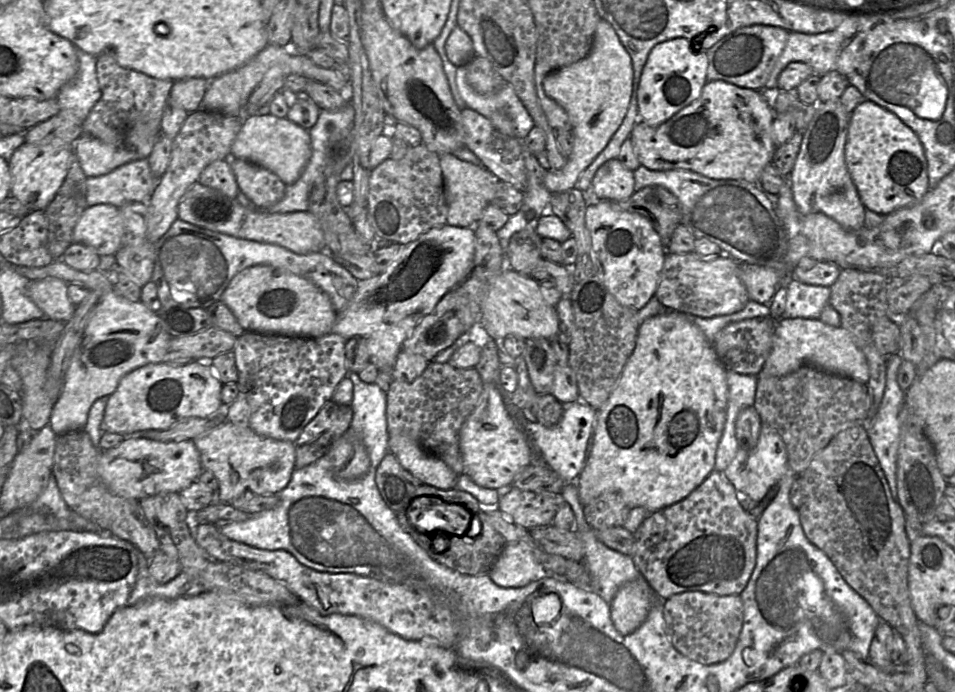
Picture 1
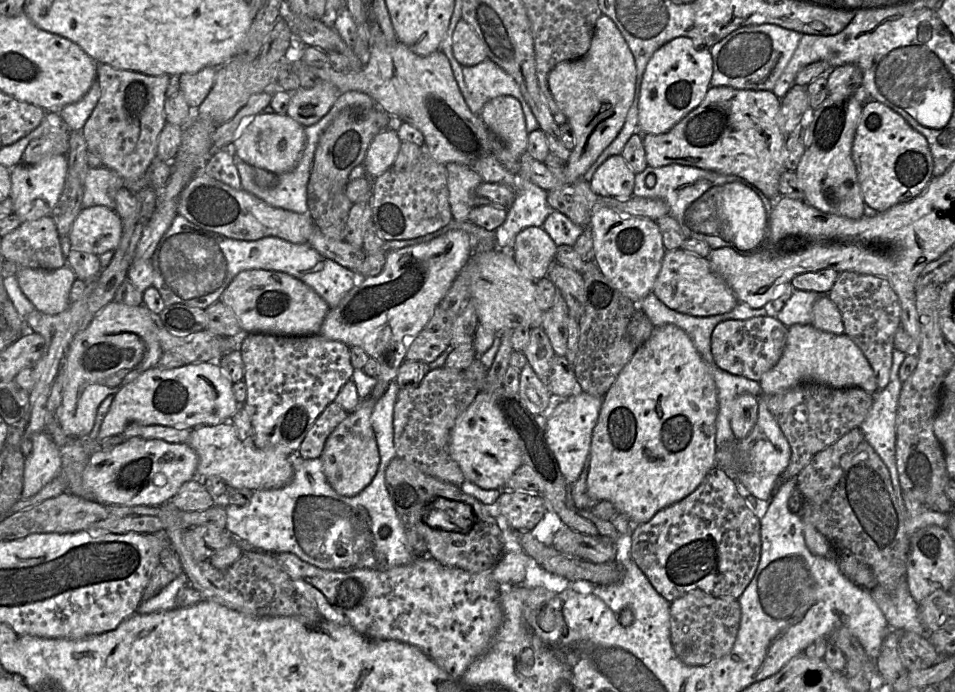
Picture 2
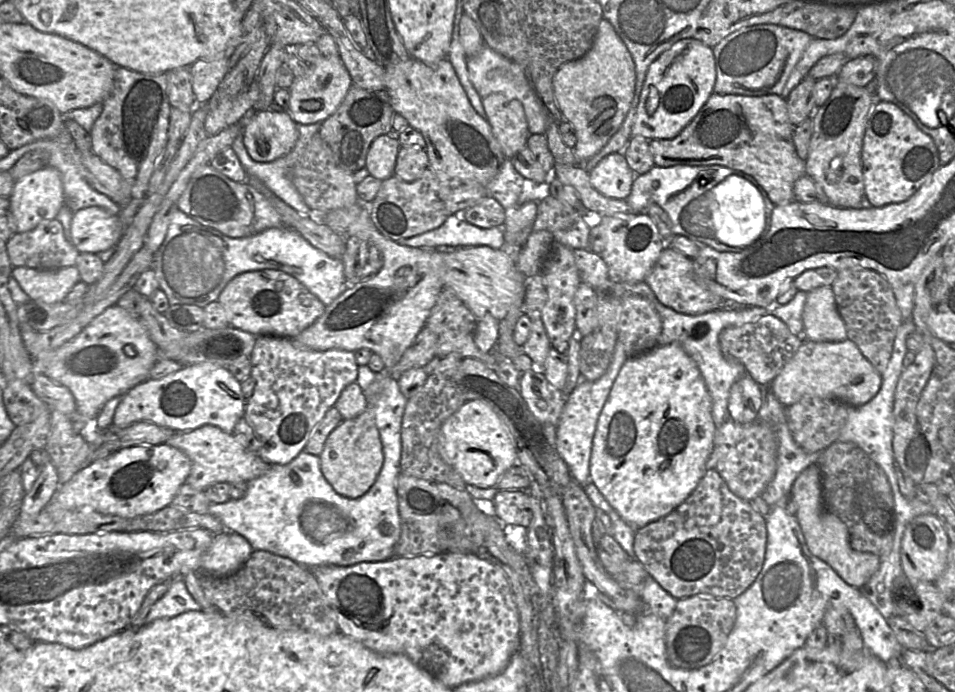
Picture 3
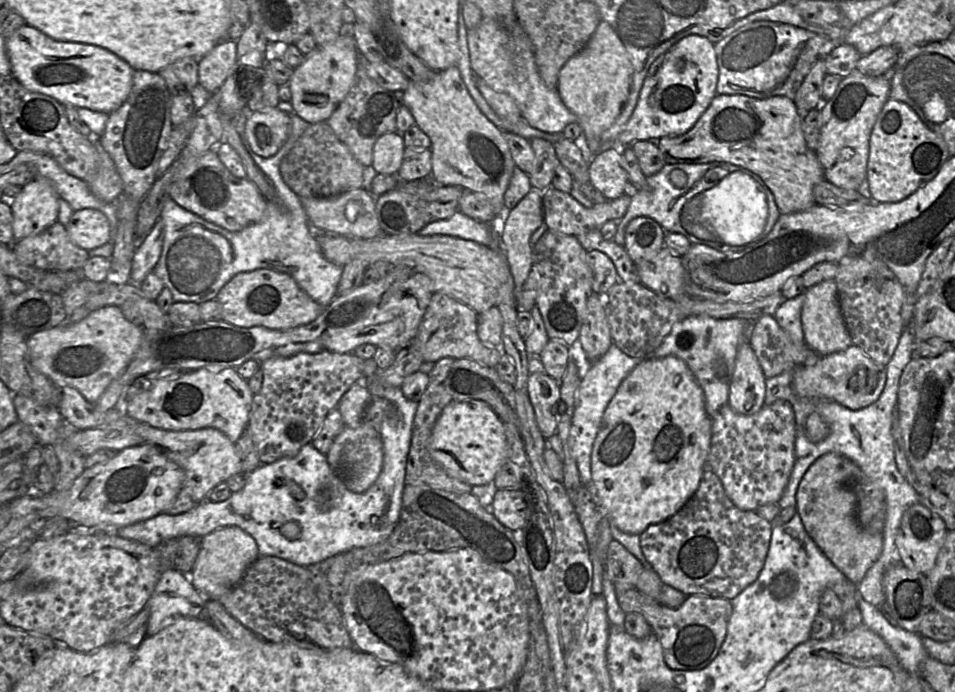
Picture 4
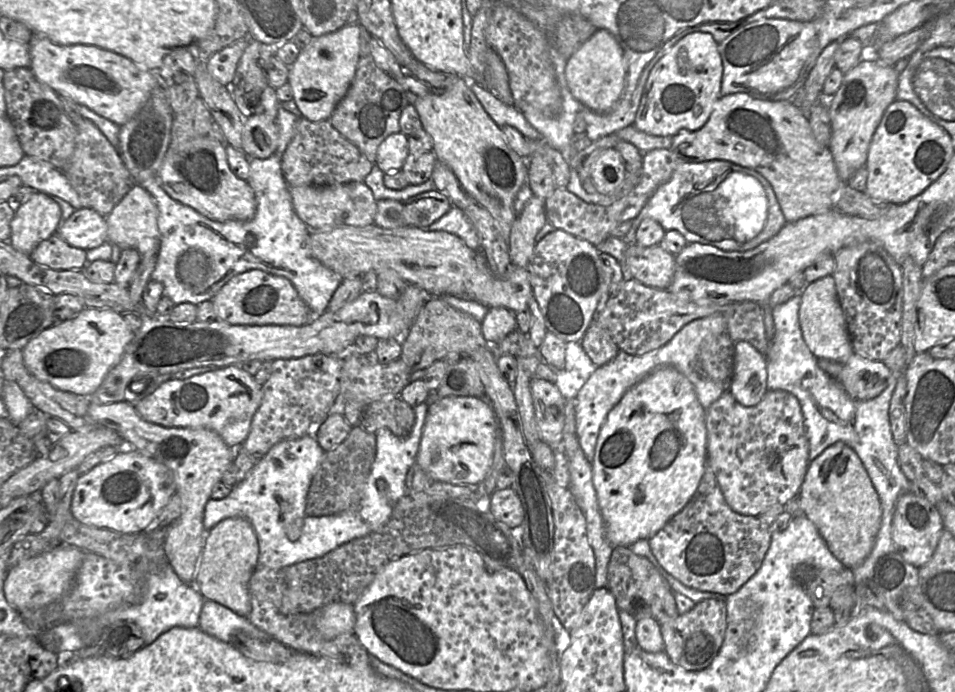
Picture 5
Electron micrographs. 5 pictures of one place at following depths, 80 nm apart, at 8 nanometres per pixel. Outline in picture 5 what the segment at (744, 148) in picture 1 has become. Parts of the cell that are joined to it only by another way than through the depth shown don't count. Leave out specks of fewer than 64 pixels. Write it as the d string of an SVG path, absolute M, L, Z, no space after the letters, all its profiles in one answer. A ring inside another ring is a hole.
M741 92L721 96L707 123L696 131L681 130L672 137L670 149L686 162L726 160L757 171L772 185L789 223L835 208L836 191L847 185L838 176L830 149L815 139L807 114L791 100L762 100Z

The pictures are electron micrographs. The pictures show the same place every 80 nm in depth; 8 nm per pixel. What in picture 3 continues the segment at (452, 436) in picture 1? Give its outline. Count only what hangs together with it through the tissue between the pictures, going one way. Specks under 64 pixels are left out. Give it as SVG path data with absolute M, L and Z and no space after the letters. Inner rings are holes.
M434 372L429 374L425 384L416 394L408 398L405 406L401 426L400 473L465 490L466 482L443 459L439 451L439 432L443 422L465 402L466 400L449 377Z

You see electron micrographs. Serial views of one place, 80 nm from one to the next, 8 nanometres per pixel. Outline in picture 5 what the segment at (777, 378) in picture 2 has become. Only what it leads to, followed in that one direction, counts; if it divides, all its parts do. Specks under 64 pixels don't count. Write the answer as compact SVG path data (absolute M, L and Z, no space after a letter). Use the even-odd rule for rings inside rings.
M853 353L842 363L837 381L851 398L865 401L877 397L888 386L891 375L882 361Z

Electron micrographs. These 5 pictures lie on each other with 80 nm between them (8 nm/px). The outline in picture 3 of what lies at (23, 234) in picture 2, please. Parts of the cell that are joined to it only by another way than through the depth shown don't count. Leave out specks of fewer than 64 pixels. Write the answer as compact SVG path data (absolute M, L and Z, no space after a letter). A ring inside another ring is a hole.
M56 219L46 220L27 232L16 232L6 241L6 250L13 267L56 270L75 266L79 251L64 235L61 223Z

